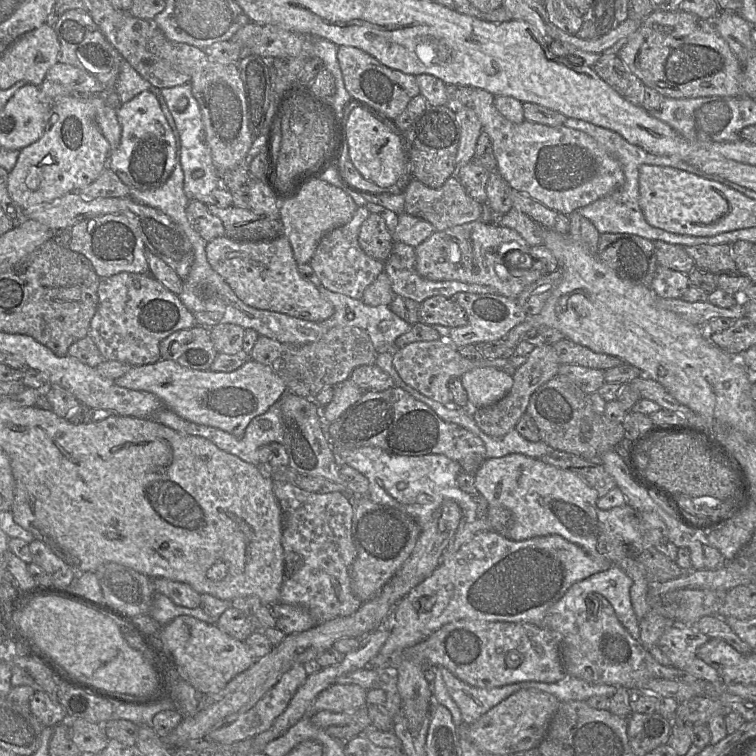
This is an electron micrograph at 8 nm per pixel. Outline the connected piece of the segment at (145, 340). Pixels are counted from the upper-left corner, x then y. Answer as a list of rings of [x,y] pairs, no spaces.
[[[121,272],[100,279],[98,307],[88,335],[106,361],[141,366],[161,359],[159,344],[163,339],[196,325],[195,317],[178,295],[166,289],[152,275]]]

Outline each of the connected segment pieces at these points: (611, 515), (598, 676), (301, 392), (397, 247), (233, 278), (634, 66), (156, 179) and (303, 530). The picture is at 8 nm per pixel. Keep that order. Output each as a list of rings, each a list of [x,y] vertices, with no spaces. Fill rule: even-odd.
[[[519,453],[484,460],[474,477],[478,493],[486,498],[490,506],[506,507],[513,514],[513,523],[503,536],[522,541],[560,535],[589,555],[607,559],[632,579],[630,598],[639,621],[651,610],[647,603],[649,582],[645,569],[629,553],[629,549],[640,553],[668,540],[667,527],[655,512],[637,512],[627,503],[609,510],[599,509],[597,491],[578,474]]]
[[[600,594],[587,597],[585,609],[577,616],[577,631],[560,636],[560,655],[568,675],[590,684],[638,689],[641,684],[652,678],[683,683],[693,683],[698,679],[686,670],[658,663],[640,641],[634,639],[624,628],[612,605]]]
[[[336,327],[319,340],[304,344],[280,343],[259,335],[249,359],[268,366],[286,384],[287,393],[313,399],[327,386],[347,380],[352,371],[363,365],[376,364],[378,353],[369,335],[358,327]]]
[[[394,242],[389,257],[384,262],[391,288],[395,296],[409,298],[418,303],[433,296],[454,297],[457,293],[496,294],[491,286],[469,284],[461,281],[431,281],[416,271],[415,248],[402,242]]]
[[[285,235],[259,242],[241,242],[222,236],[208,242],[205,250],[212,269],[241,301],[251,307],[312,322],[326,320],[334,313],[333,304],[300,275],[292,246]]]
[[[654,10],[622,46],[617,55],[645,86],[664,98],[745,96],[742,64],[712,20],[685,12]]]
[[[146,90],[117,109],[117,118],[121,126],[121,141],[116,150],[111,152],[107,167],[115,173],[124,173],[131,186],[139,190],[153,190],[162,186],[173,172],[176,160],[176,143],[173,131],[161,111],[157,97],[151,90]]]
[[[273,481],[273,493],[282,514],[282,538],[285,572],[280,602],[306,608],[316,624],[355,613],[363,604],[351,589],[350,568],[357,551],[352,537],[353,499],[343,492],[318,494],[299,488],[295,483]]]

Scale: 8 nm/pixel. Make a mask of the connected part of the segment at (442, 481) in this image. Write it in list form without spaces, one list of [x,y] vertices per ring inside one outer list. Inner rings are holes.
[[[361,447],[341,452],[337,463],[339,467],[343,464],[351,466],[368,479],[368,497],[372,501],[396,508],[413,517],[421,528],[447,499],[460,506],[464,521],[474,521],[477,518],[477,504],[472,495],[462,491],[457,484],[458,473],[463,472],[461,465],[445,455],[400,456],[376,447]]]

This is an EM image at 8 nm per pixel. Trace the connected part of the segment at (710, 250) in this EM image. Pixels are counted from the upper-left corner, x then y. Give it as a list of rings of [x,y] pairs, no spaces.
[[[699,244],[685,246],[684,249],[693,258],[696,266],[713,273],[737,269],[729,244]]]

